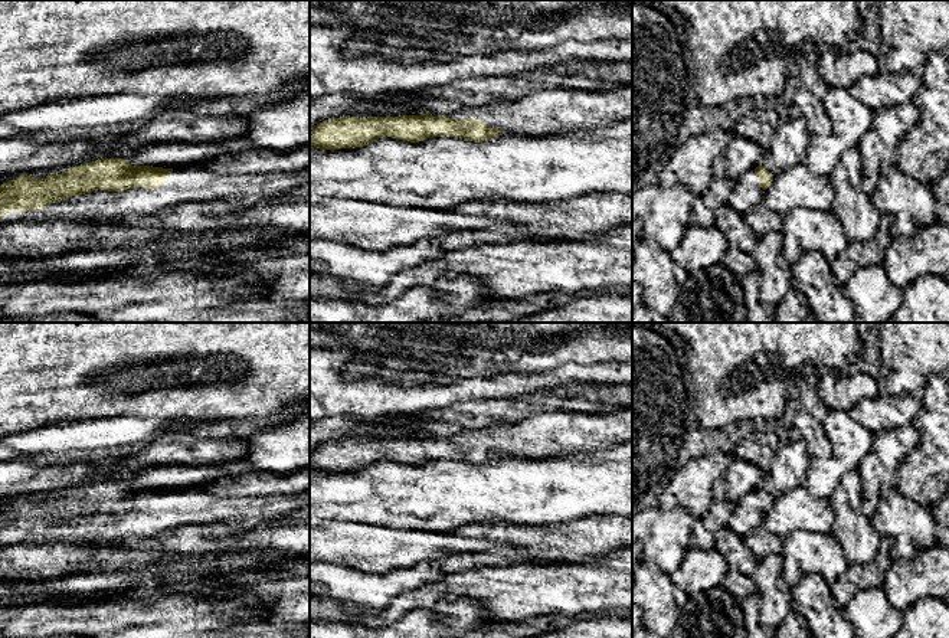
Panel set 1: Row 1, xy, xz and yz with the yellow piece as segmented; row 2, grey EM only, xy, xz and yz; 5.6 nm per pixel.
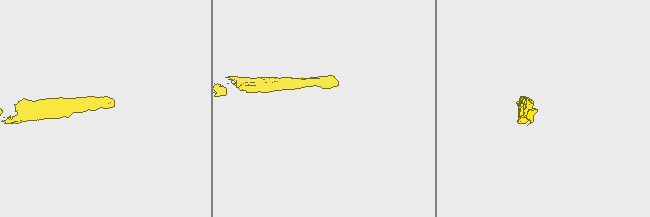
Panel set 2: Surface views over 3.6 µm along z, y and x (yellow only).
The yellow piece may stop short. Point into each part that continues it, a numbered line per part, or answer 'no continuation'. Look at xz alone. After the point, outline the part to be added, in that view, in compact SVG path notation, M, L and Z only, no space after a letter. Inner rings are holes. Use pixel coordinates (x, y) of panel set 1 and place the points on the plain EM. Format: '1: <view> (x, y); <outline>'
1: xz (555, 432); M632 408L596 413L552 410L514 422L500 422L477 429L462 429L459 432L444 433L432 438L446 438L449 441L456 441L458 444L478 441L488 449L498 451L503 458L537 458L544 455L611 449L621 444L632 442Z

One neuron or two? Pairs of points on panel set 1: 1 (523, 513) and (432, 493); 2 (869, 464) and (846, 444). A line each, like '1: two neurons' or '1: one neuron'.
1: one neuron
2: two neurons

